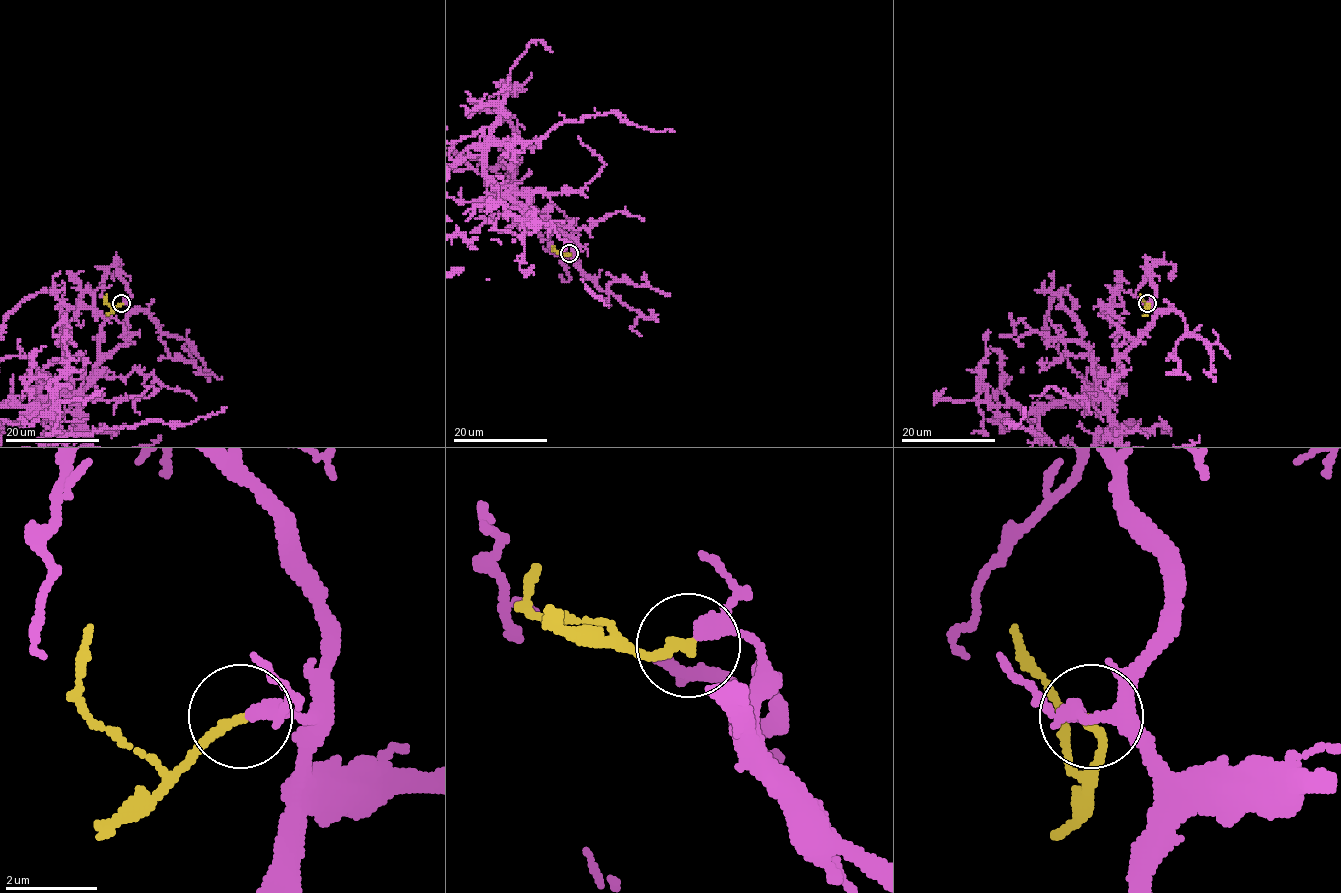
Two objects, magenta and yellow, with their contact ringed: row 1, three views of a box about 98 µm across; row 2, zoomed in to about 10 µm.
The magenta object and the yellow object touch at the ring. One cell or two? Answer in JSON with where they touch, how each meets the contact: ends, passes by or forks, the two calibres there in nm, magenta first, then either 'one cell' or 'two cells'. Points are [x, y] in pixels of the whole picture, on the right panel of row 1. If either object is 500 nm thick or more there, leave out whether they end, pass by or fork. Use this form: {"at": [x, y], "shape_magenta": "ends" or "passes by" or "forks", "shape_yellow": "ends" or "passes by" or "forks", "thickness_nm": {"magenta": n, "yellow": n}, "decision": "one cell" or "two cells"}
{"at": [1147, 303], "shape_magenta": "passes by", "shape_yellow": "ends", "thickness_nm": {"magenta": 280, "yellow": 200}, "decision": "one cell"}

